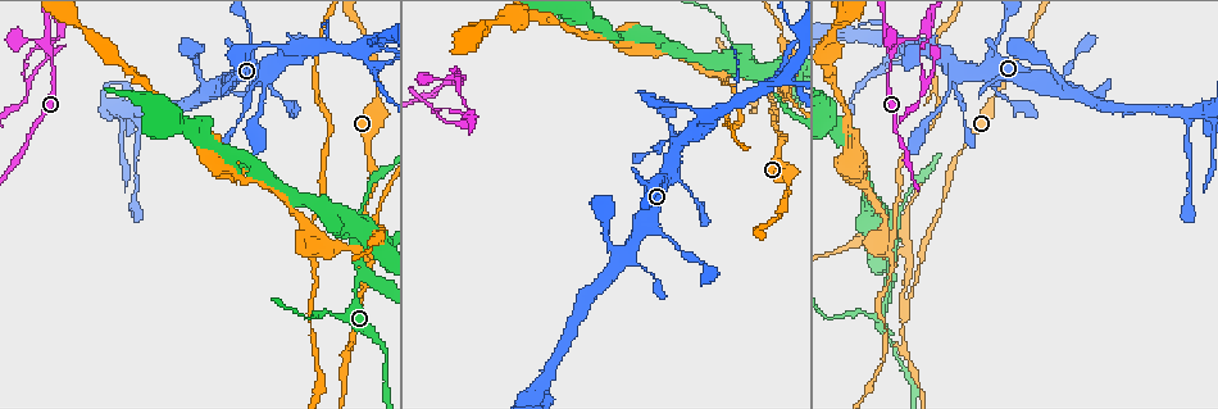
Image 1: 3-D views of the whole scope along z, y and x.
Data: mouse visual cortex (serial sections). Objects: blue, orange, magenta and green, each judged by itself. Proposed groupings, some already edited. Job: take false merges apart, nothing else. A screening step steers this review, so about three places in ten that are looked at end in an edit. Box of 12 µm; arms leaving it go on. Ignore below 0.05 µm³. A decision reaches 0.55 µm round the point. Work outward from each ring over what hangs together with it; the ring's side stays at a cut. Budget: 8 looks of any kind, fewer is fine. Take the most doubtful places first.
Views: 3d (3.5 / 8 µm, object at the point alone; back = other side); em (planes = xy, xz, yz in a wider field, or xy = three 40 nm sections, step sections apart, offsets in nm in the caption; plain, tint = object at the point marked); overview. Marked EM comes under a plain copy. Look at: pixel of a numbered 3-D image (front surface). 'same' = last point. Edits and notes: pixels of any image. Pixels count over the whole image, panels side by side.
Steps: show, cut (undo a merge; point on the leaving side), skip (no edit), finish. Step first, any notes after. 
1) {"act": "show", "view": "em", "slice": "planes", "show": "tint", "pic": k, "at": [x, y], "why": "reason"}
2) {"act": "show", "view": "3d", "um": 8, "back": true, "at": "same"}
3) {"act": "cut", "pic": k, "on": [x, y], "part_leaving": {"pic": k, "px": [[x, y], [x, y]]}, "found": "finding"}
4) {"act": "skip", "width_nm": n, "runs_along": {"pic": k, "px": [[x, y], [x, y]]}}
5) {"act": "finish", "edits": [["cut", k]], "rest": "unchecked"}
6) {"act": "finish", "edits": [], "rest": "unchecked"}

{"act": "show", "view": "3d", "um": 8, "pic": 1, "at": [362, 291]}

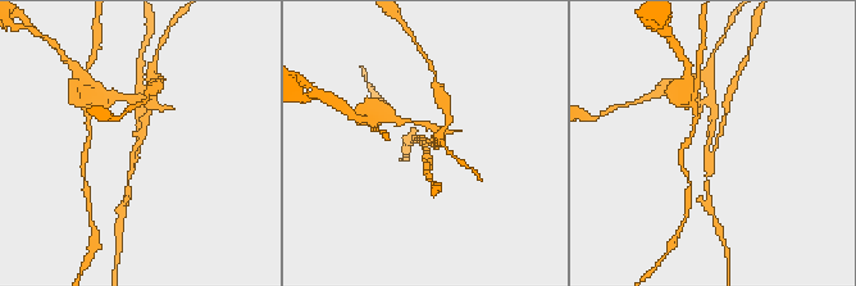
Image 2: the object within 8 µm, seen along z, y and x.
{"act": "show", "view": "em", "slice": "xy", "step": 5, "show": "tint", "pic": 2, "at": [139, 145], "arms": 3, "arm_widths_nm": [150, 150, 200]}

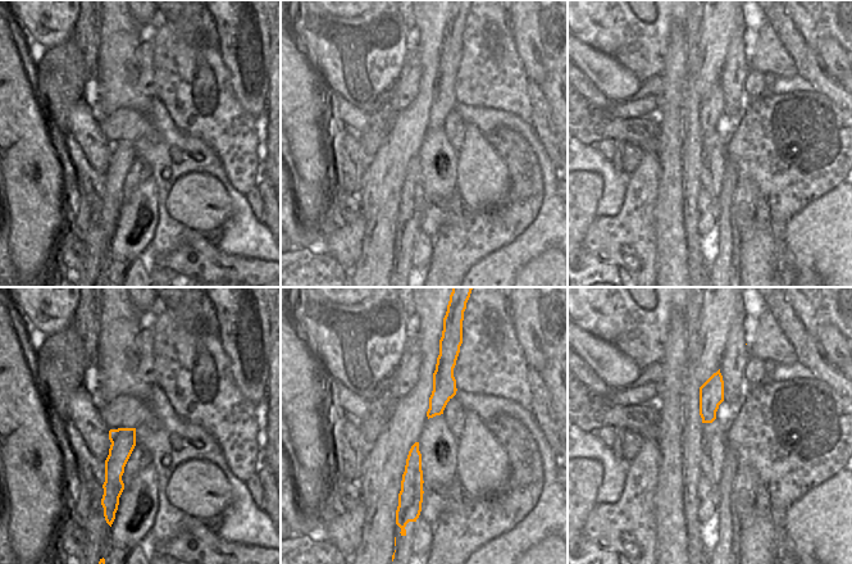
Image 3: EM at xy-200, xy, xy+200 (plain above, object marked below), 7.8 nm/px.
{"act": "cut", "pic": 2, "on": [127, 196], "part_leaving": {"pic": 2, "px": [[137, 146], [149, 103], [154, 101]]}, "found": "two cells meet here"}

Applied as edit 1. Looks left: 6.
{"act": "show", "view": "3d", "um": 3.5, "pic": 1, "at": [890, 50]}

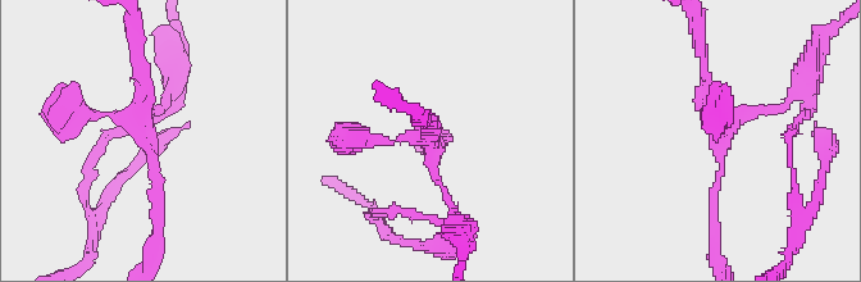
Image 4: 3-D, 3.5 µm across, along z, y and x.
{"act": "show", "view": "em", "slice": "xy", "step": 1, "show": "tint", "pic": 4, "at": [145, 138], "arms": 4, "arm_widths_nm": [100, 150, 150, 150], "why": "now the EM"}

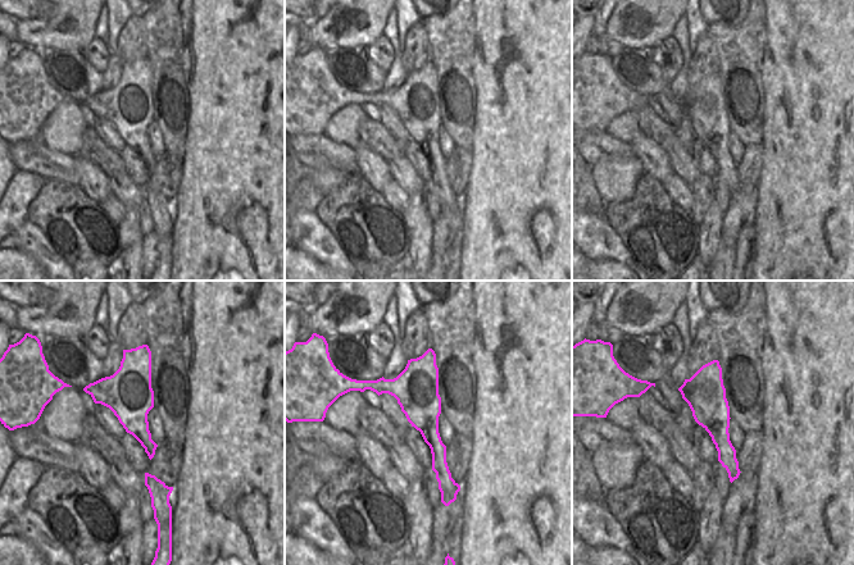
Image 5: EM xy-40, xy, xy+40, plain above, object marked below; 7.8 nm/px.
{"act": "show", "view": "em", "slice": "planes", "show": "tint", "at": "same"}

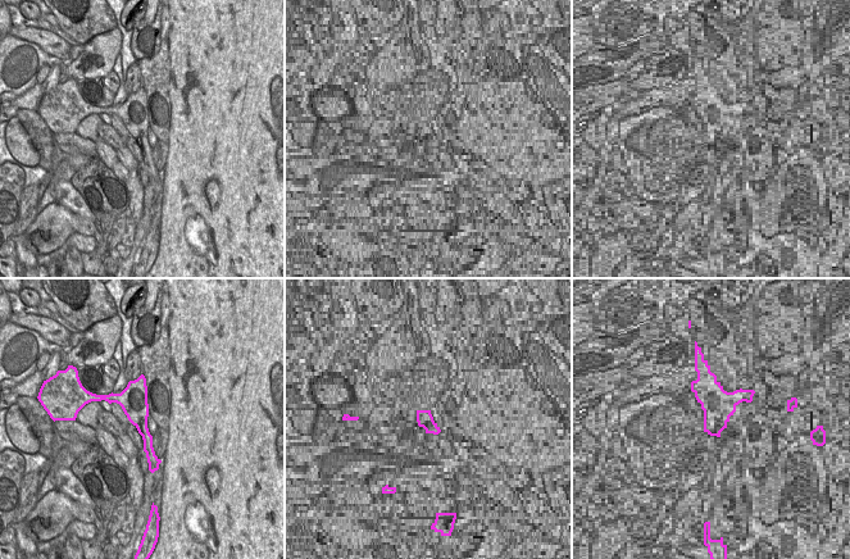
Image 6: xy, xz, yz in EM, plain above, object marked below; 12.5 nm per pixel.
{"act": "skip", "width_nm": 320, "runs_along": {"pic": 6, "px": [[140, 381], [139, 419], [154, 460]]}, "found": "all the same cell"}

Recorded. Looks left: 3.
{"act": "show", "view": "3d", "um": 3.5, "pic": 1, "at": [376, 95]}

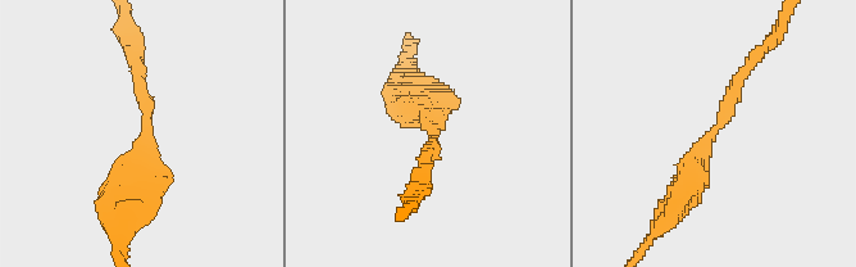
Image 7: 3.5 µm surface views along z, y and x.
{"act": "show", "view": "em", "slice": "xy", "step": 3, "show": "tint", "pic": 7, "at": [710, 134], "arm_widths_nm": [150, 350], "why": "need the tissue"}

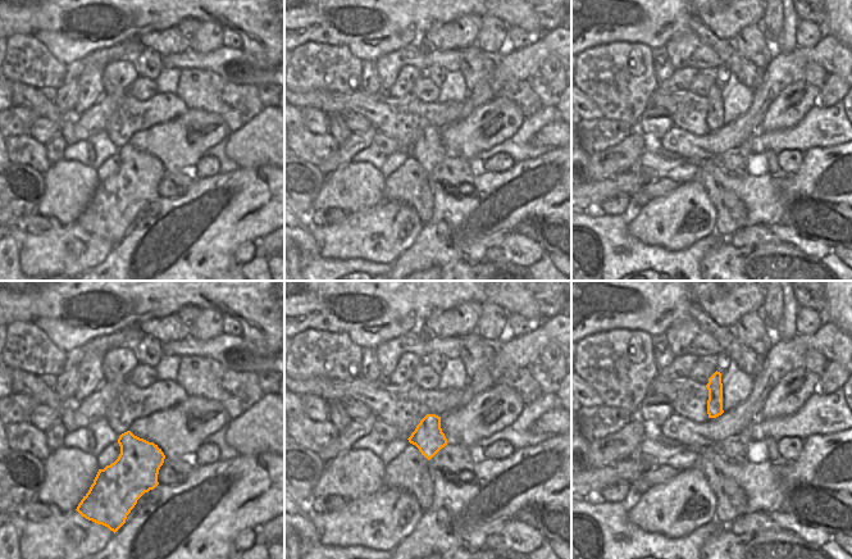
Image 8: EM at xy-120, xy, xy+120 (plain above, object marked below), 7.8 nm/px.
{"act": "skip", "width_nm": 240, "runs_along": {"pic": 7, "px": [[678, 202], [750, 63]]}, "found": "continuous, no second cell"}

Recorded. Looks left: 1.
{"act": "finish", "edits": [["cut", 2]], "rest": "unchecked"}

